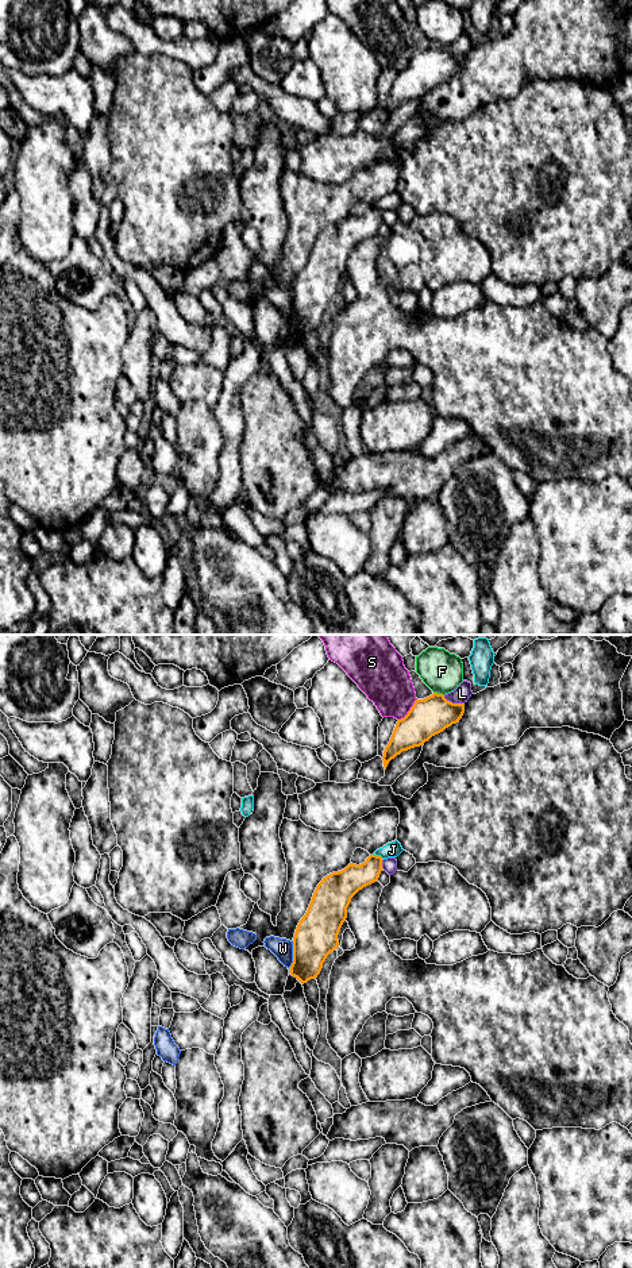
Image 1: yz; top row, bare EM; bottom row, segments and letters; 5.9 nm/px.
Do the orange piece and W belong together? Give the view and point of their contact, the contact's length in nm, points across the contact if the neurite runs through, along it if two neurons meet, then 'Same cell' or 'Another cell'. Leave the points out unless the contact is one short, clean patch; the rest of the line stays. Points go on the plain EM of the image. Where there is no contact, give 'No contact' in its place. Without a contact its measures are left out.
Touches orange at yz (293, 305). Shared border 150 nm. Another cell

